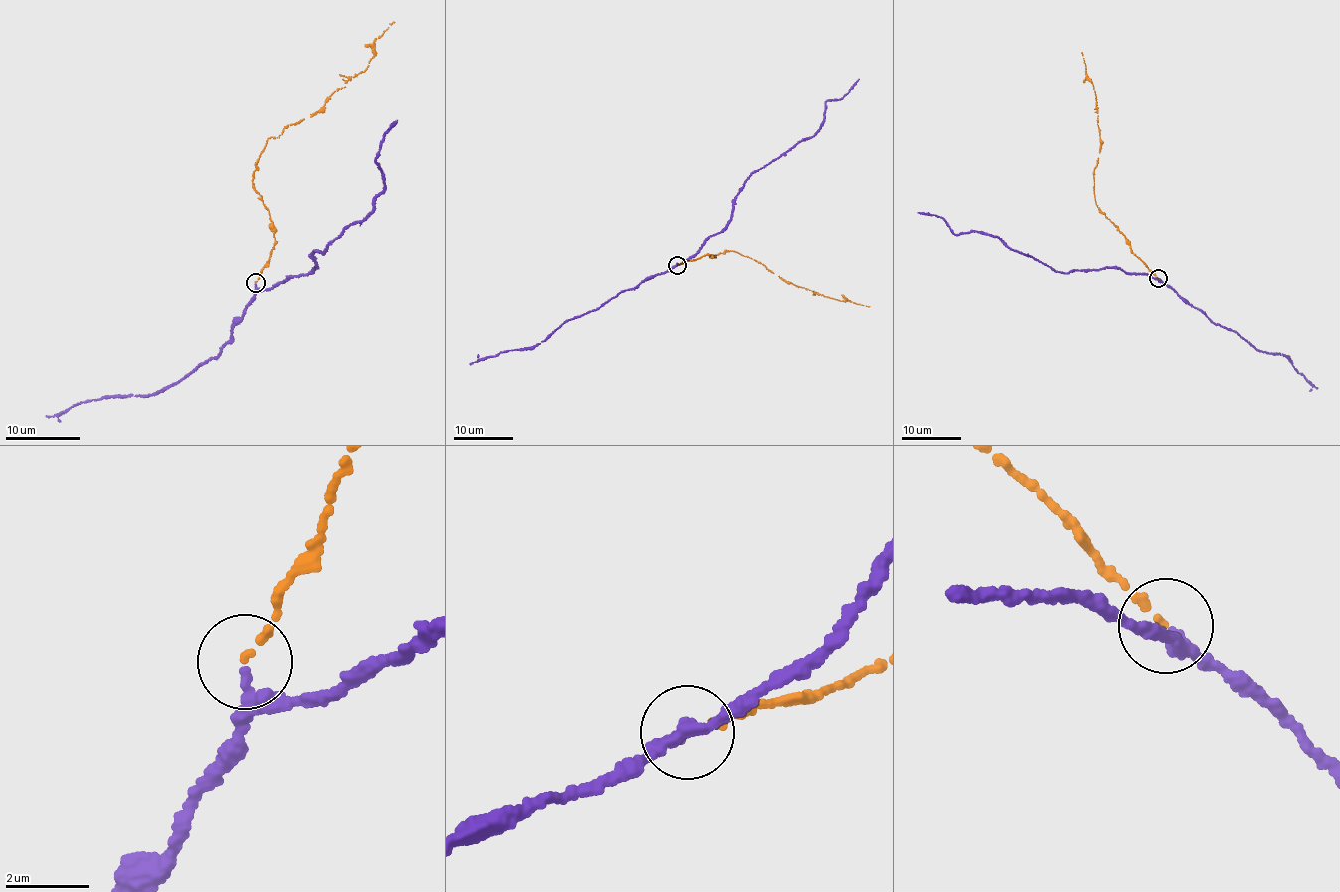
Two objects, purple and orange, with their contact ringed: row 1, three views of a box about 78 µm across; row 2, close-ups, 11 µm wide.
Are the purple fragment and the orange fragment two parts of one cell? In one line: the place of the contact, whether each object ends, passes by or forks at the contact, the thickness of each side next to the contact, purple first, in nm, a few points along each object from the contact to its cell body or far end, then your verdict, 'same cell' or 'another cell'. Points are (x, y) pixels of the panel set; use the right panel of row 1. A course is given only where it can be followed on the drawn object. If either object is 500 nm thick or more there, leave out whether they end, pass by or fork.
(1158, 278) | purple passes by | orange ends | 190/160 nm | purple via (1158, 278), (1126, 273), (1120, 267), (1064, 273), (1012, 250), (987, 233), (955, 235), (942, 218), (917, 213) | orange via (1158, 277), (1131, 250), (1127, 238), (1095, 202), (1093, 176), (1101, 144), (1096, 96), (1082, 52) | same cell

